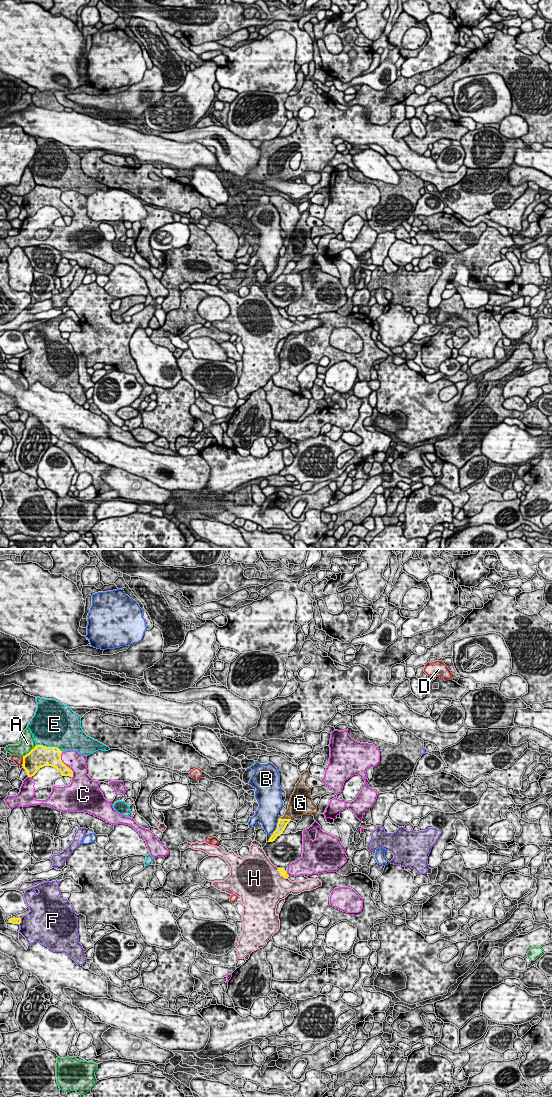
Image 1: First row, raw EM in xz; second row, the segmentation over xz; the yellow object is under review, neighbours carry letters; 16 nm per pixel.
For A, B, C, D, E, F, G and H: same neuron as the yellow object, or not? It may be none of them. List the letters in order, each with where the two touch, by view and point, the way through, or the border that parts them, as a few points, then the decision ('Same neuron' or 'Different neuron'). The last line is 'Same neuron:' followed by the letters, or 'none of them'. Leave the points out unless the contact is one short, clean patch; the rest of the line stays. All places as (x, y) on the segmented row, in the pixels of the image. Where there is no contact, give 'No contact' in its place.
A: Touches yellow at xz (30, 751). Different neuron
B: Touches yellow at xz (277, 826). Different neuron
C: Touches yellow at xz (65, 765). Different neuron
D: Touches yellow at xz (23, 761). Different neuron
E: Touches yellow at xz (49, 747). Different neuron
F: Touches yellow at xz (20, 921). Different neuron
G: Touches yellow at xz (285, 819). Same neuron
H: Touches yellow at xz (281, 875). Different neuron
Same neuron: G

